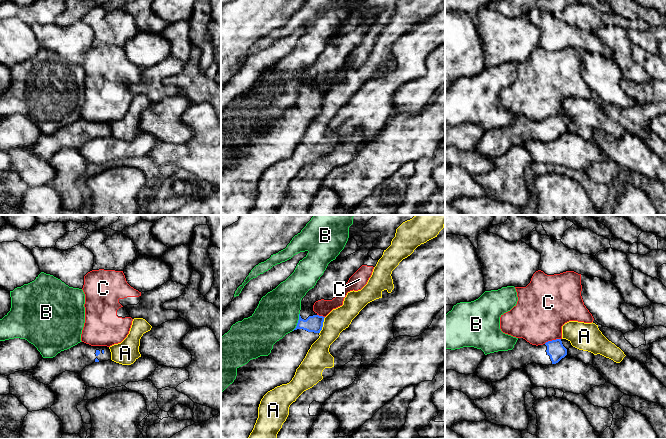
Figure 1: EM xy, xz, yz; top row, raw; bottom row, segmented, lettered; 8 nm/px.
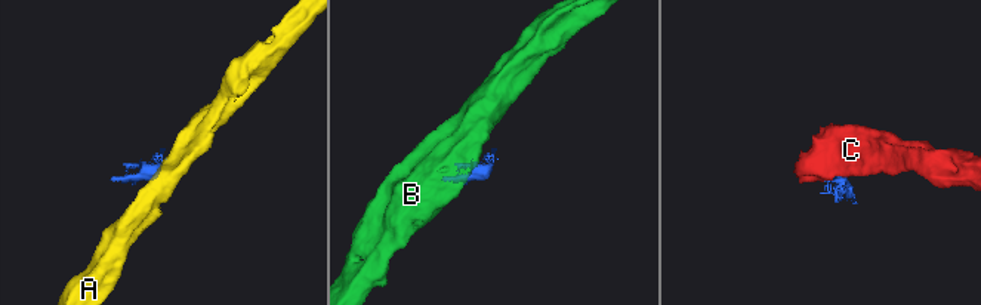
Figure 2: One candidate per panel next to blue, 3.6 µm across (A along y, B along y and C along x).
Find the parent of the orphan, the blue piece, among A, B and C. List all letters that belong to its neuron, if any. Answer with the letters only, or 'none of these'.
none of these

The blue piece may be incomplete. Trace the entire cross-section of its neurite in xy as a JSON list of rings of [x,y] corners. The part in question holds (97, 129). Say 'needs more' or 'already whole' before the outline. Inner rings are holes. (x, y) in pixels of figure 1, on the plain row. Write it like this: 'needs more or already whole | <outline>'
needs more | [[[84,118],[61,127],[53,134],[42,134],[34,147],[33,153],[45,161],[65,147],[80,149],[86,142],[94,138],[111,136],[111,128],[107,122],[91,122]]]

